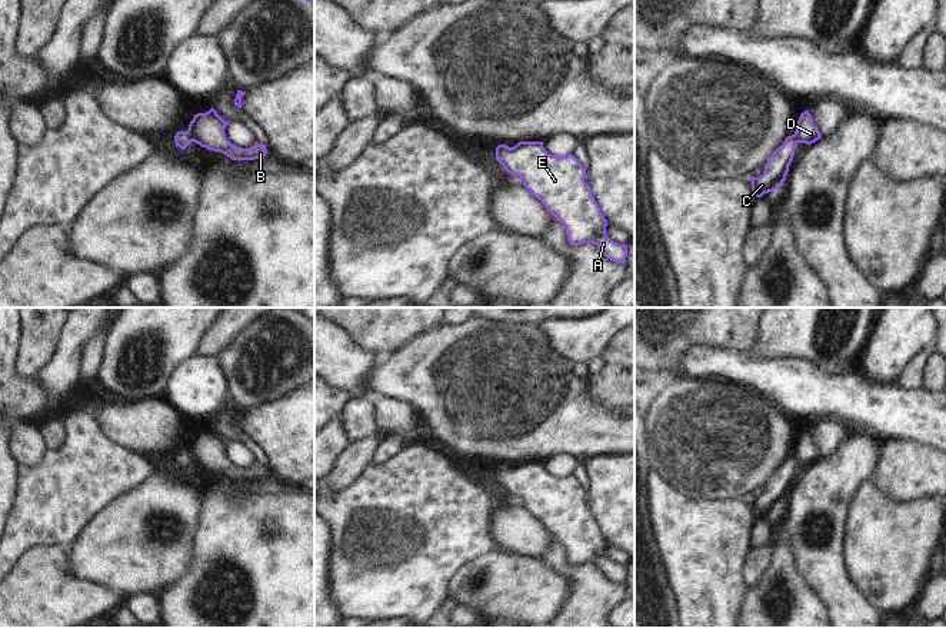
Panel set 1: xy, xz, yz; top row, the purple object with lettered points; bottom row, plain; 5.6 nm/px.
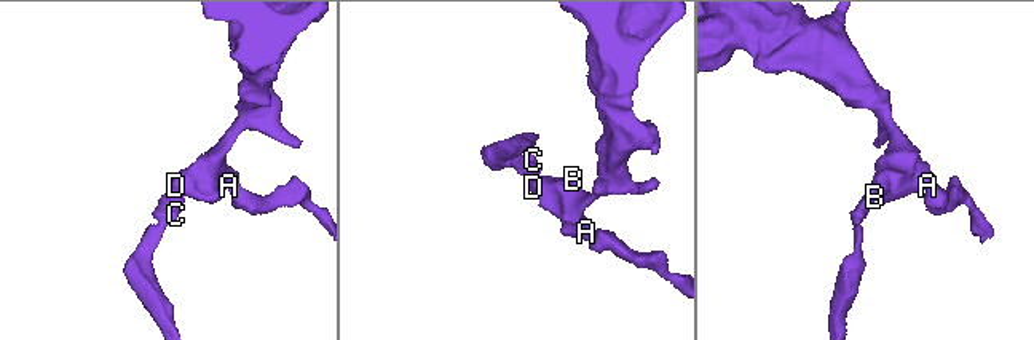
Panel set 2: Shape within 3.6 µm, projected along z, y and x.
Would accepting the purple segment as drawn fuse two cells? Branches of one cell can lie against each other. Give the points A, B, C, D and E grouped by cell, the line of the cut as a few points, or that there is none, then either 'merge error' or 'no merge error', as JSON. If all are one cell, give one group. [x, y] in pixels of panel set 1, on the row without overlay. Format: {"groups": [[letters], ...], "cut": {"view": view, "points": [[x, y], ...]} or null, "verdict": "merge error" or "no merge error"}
{"groups": [["A", "B", "C", "D", "E"]], "cut": null, "verdict": "no merge error"}

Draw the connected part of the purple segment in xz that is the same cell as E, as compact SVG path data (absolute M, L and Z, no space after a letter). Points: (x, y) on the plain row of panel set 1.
M519 462L513 468L499 465L496 481L507 494L523 499L523 506L529 514L564 546L570 565L593 564L607 579L626 584L627 565L619 565L606 556L607 541L593 519L590 506L584 502L586 489L572 474L552 476L544 471L543 462Z

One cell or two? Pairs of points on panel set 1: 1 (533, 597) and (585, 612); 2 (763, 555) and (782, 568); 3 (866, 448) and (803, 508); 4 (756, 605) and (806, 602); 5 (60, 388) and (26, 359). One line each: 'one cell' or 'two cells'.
1: two cells
2: two cells
3: one cell
4: one cell
5: two cells

